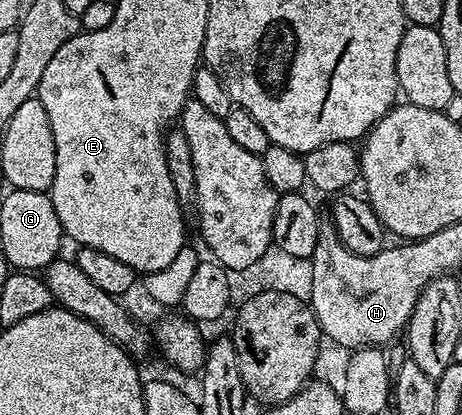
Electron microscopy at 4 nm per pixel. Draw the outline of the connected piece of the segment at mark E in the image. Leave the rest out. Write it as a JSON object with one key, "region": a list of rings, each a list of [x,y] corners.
{"region":[[[51,59],[35,98],[40,99],[53,133],[56,168],[50,196],[63,234],[81,247],[100,250],[137,273],[166,269],[186,245],[185,212],[178,205],[170,169],[166,169],[164,137],[188,103],[185,95],[104,95],[92,87],[60,87],[60,63]]]}

